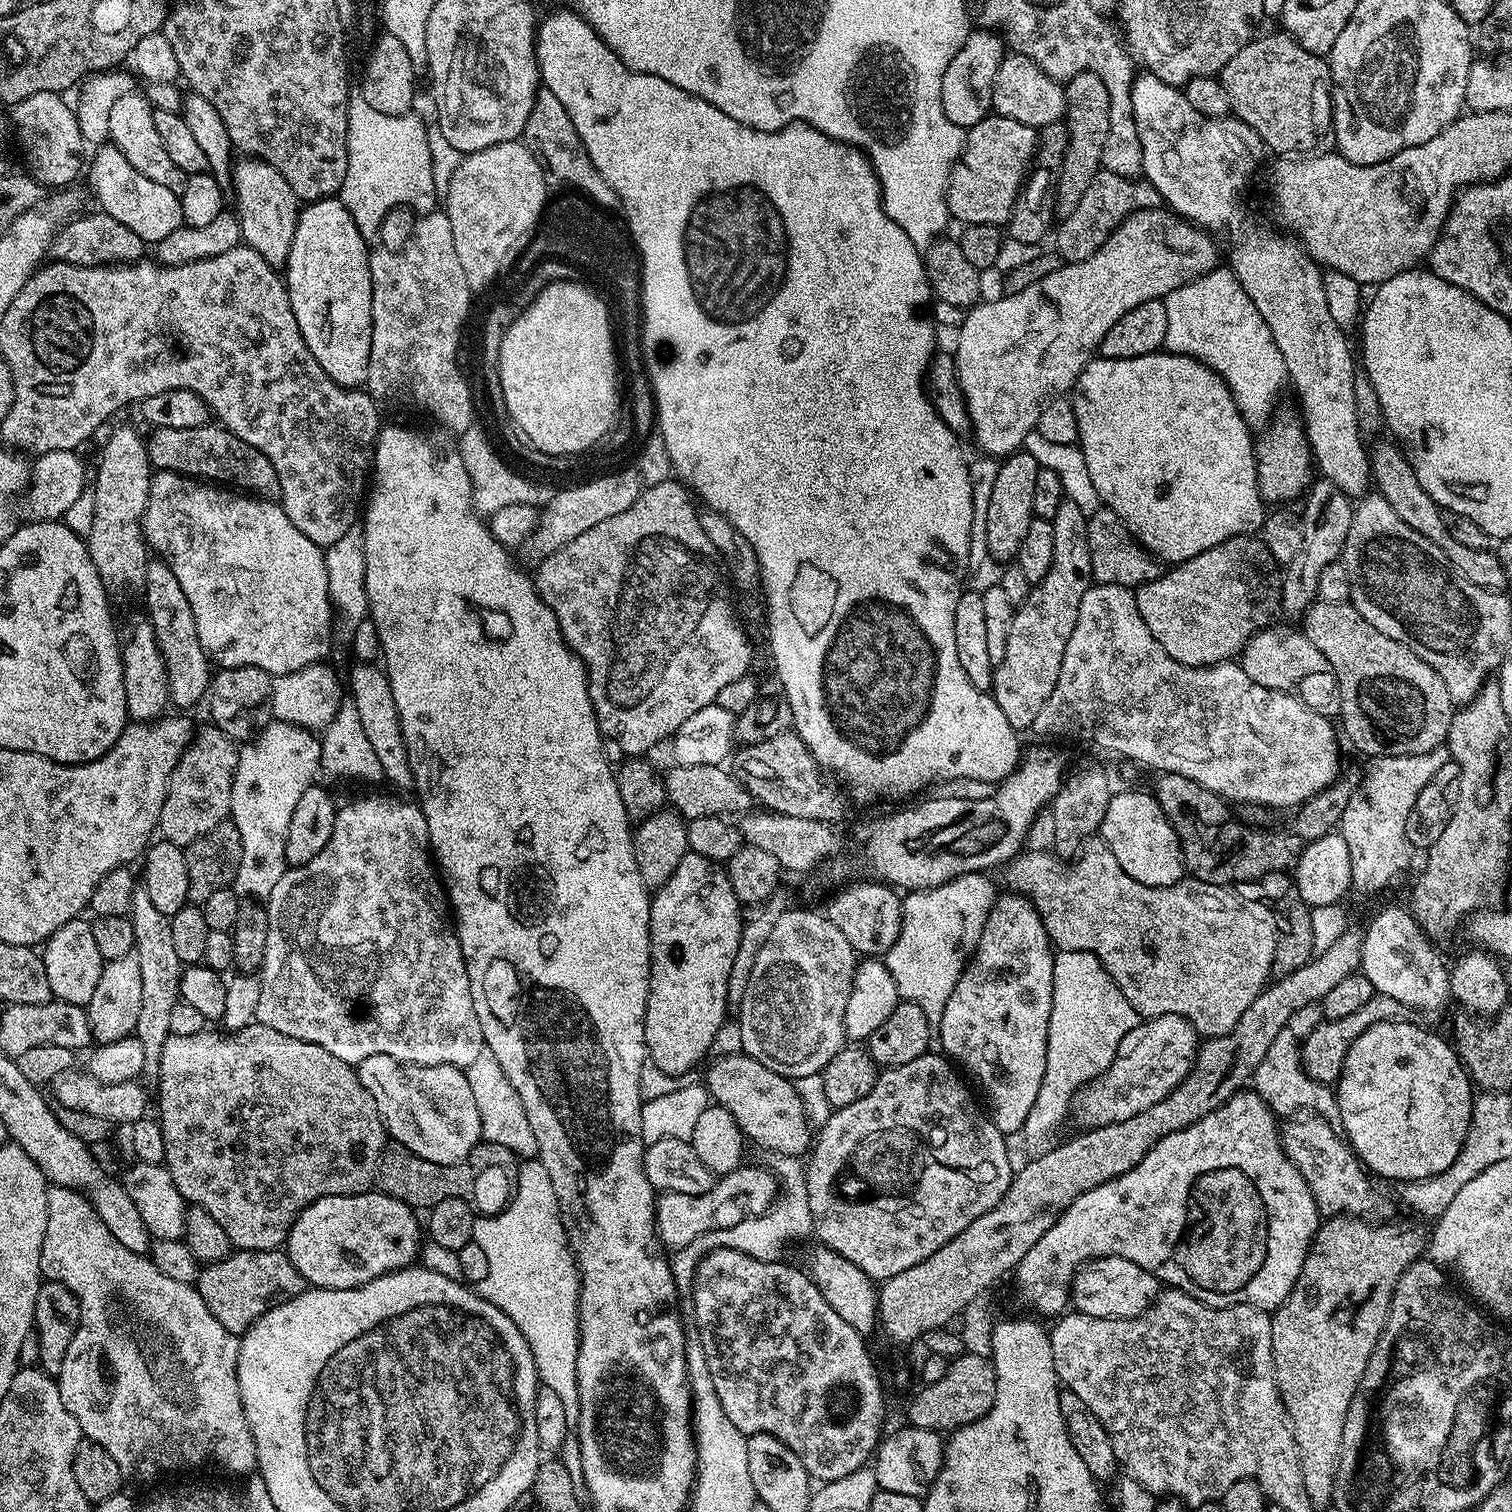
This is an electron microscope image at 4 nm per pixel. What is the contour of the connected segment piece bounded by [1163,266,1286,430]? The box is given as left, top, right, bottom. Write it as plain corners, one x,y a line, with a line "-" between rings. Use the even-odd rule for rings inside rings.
1218,266
1205,276
1199,276
1197,280
1186,282
1186,286
1178,286
1178,290
1163,297
1163,302
1166,306
1166,338
1163,351
1200,360
1210,370
1217,372
1226,382
1248,427
1253,430
1267,428
1277,411
1276,399
1279,398
1284,384
1286,388
1282,350
1278,350
1278,346
1274,346
1270,326
1266,326
1266,322
1262,322
1262,314
1258,314
1258,306
1254,306
1254,302
1246,294
1246,290
1242,290
1231,267

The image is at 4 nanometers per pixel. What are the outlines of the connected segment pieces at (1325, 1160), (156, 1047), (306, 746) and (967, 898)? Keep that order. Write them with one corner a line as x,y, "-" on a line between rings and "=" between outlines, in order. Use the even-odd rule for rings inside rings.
1304,1114
1300,1117
1301,1120
1285,1119
1279,1125
1280,1142
1284,1145
1284,1153
1290,1158
1290,1162
1294,1162
1294,1166
1310,1186
1318,1210
1325,1217
1341,1214
1371,1217
1371,1212
1380,1208
1380,1196
1372,1185
1373,1177
1360,1163
1360,1157
1352,1151
1345,1137
1335,1127
1332,1129
1333,1125
1324,1117
1317,1114
=
142,886
136,887
132,895
130,919
134,926
134,955
138,970
142,970
142,1011
138,1014
138,1026
135,1035
146,1050
145,1069
156,1070
160,1067
160,1055
166,1038
172,1035
170,1030
170,1010
181,1003
179,982
182,965
174,951
170,918
161,914
150,902
150,894
=
271,721
268,725
257,733
257,736
253,739
253,742
245,743
239,750
239,760
238,766
235,770
234,786
231,788
231,810
229,812
230,818
234,825
238,827
239,838
242,839
243,848
243,858
239,862
238,874
232,883
232,887
237,892
237,895
242,898
253,898
264,900
267,899
273,892
274,886
278,884
278,880
281,878
282,874
287,871
287,864
285,862
285,842
286,842
286,832
290,826
290,817
294,812
294,808
297,806
298,801
302,798
302,794
306,790
315,785
315,780
317,774
321,773
320,758
321,758
321,748
319,739
309,730
305,728
300,728
295,724
288,724
284,721
=
971,872
937,888
908,892
903,897
904,917
898,942
894,942
894,946
886,954
886,963
894,978
894,986
898,990
900,1000
909,1000
922,1006
922,1014
926,1014
926,1022
930,1022
933,1030
939,1029
942,1010
946,1010
946,1002
950,1002
950,994
963,974
965,964
971,960
972,952
978,946
978,938
982,934
982,926
986,926
986,918
996,902
998,889
987,880
988,878
985,873

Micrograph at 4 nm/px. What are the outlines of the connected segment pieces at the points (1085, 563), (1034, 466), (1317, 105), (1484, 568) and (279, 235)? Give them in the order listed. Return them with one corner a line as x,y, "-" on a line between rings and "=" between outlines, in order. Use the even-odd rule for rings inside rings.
1064,499
1058,506
1058,514
1052,519
1054,530
1054,558
1046,578
1031,585
1029,594
1013,611
1010,634
1006,638
1006,658
995,665
992,673
990,695
998,702
998,710
1006,714
1006,722
1017,730
1031,729
1034,718
1042,710
1046,698
1058,682
1058,670
1062,670
1062,654
1066,654
1066,642
1074,634
1074,622
1078,622
1078,606
1082,606
1082,594
1092,587
1090,566
1090,542
1088,541
1088,516
=
1017,450
1012,455
1003,457
1000,460
998,479
994,481
994,490
990,493
990,506
986,509
986,546
988,547
988,555
993,561
996,559
1000,566
1015,561
1018,546
1022,546
1022,537
1026,535
1026,530
1030,530
1030,522
1034,519
1032,514
1034,510
1034,482
1038,479
1038,470
1040,468
1040,464
1034,462
1034,458
1030,453
1023,450
=
1283,30
1272,32
1269,36
1263,34
1257,35
1246,46
1242,46
1242,50
1238,50
1238,54
1234,54
1234,58
1230,58
1230,62
1226,62
1226,66
1218,74
1218,79
1222,90
1226,90
1226,98
1231,115
1237,120
1241,120
1246,126
1250,126
1260,136
1260,140
1265,149
1276,151
1276,154
1323,154
1331,152
1334,148
1334,137
1332,135
1332,71
1328,69
1328,62
1325,57
1316,56
1310,50
1306,50
1303,46
1288,35
=
1395,443
1380,444
1376,449
1373,447
1370,452
1370,463
1372,466
1371,483
1374,485
1375,491
1382,498
1386,498
1386,502
1390,502
1390,506
1394,506
1394,514
1398,514
1398,518
1402,518
1402,522
1406,522
1406,526
1410,526
1410,530
1418,530
1418,534
1422,534
1422,538
1430,538
1430,542
1434,542
1434,546
1438,546
1438,550
1442,550
1442,554
1448,559
1448,565
1462,579
1472,582
1474,586
1482,586
1491,592
1504,592
1507,589
1510,578
1506,574
1506,570
1502,570
1502,562
1497,558
1495,551
1488,548
1470,550
1470,546
1462,546
1454,538
1450,538
1450,534
1446,530
1444,512
1434,502
1434,498
1430,498
1430,494
1426,494
1426,490
1422,490
1418,478
1414,478
1412,463
1404,457
1403,451
=
240,158
232,169
231,191
236,192
235,215
240,222
240,239
247,247
258,250
262,258
277,270
288,263
294,230
300,217
302,202
294,194
292,184
274,170
265,160

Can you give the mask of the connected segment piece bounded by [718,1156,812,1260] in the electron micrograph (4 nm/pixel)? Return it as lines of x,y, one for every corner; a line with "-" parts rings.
776,1156
775,1175
778,1177
778,1202
762,1216
753,1216
738,1222
733,1228
724,1228
718,1234
718,1244
722,1248
742,1250
759,1260
780,1260
788,1240
800,1240
812,1232
812,1215
808,1205
808,1195
804,1185
804,1169
799,1156

